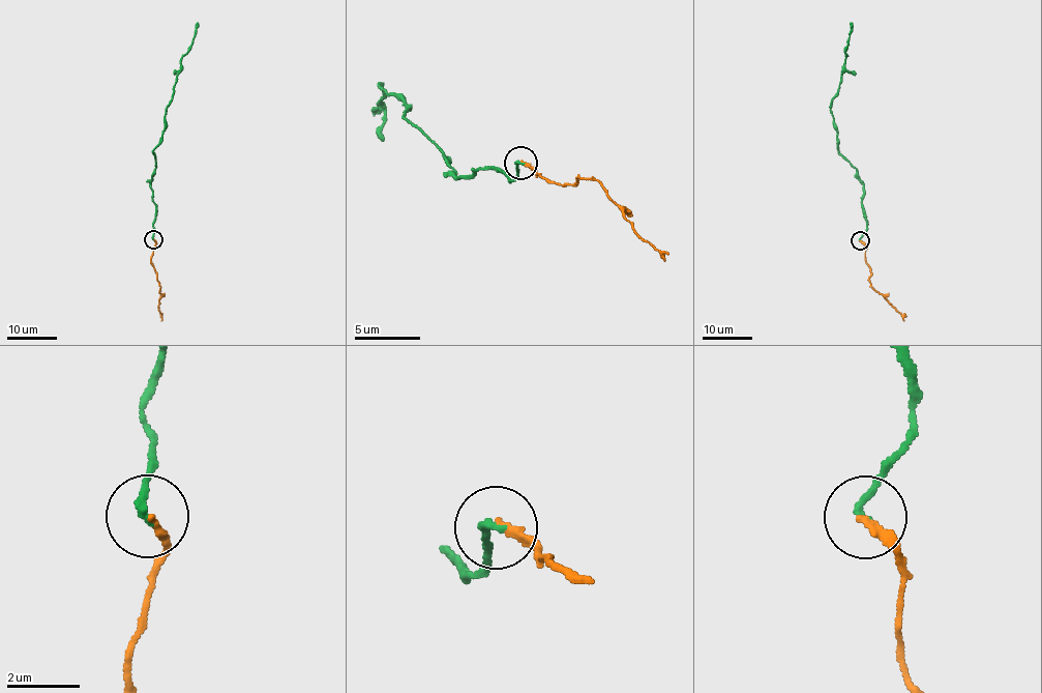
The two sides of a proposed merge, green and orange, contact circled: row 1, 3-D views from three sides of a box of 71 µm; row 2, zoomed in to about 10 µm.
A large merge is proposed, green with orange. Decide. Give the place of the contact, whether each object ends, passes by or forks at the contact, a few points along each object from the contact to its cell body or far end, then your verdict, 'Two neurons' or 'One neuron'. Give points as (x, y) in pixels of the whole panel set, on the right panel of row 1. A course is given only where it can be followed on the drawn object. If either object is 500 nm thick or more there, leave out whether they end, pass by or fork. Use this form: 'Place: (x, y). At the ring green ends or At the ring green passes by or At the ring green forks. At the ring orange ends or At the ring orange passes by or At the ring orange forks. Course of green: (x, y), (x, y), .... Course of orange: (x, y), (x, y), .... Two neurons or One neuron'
Place: (860, 240). At the ring green ends. At the ring orange ends. Course of green: (860, 240), (867, 227), (863, 183), (855, 167), (839, 153), (831, 111), (839, 88), (851, 22). Course of orange: (860, 240), (865, 246), (870, 275), (868, 282), (903, 320). One neuron

